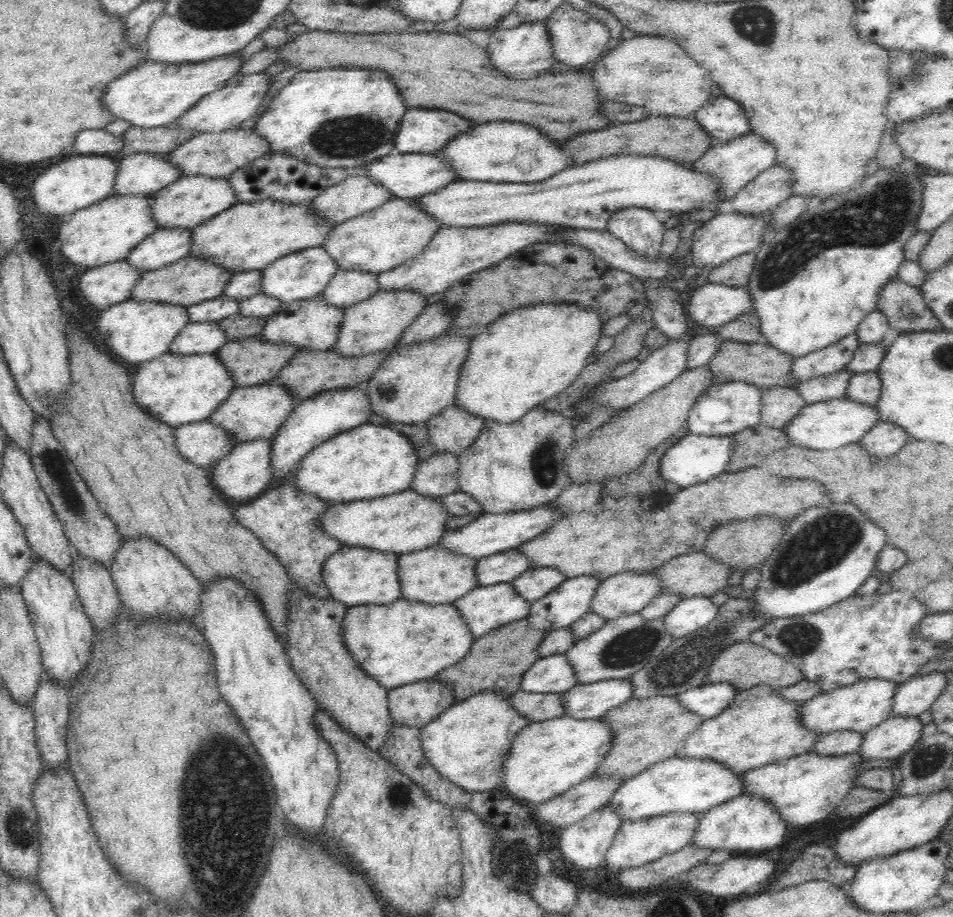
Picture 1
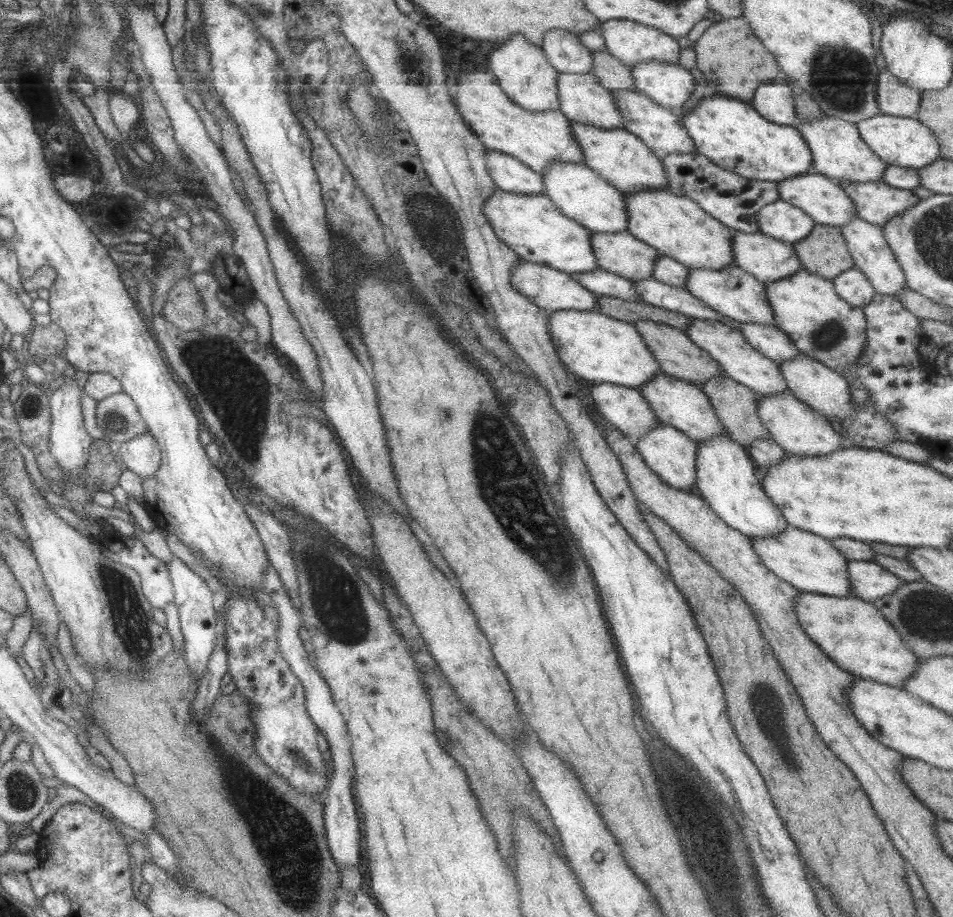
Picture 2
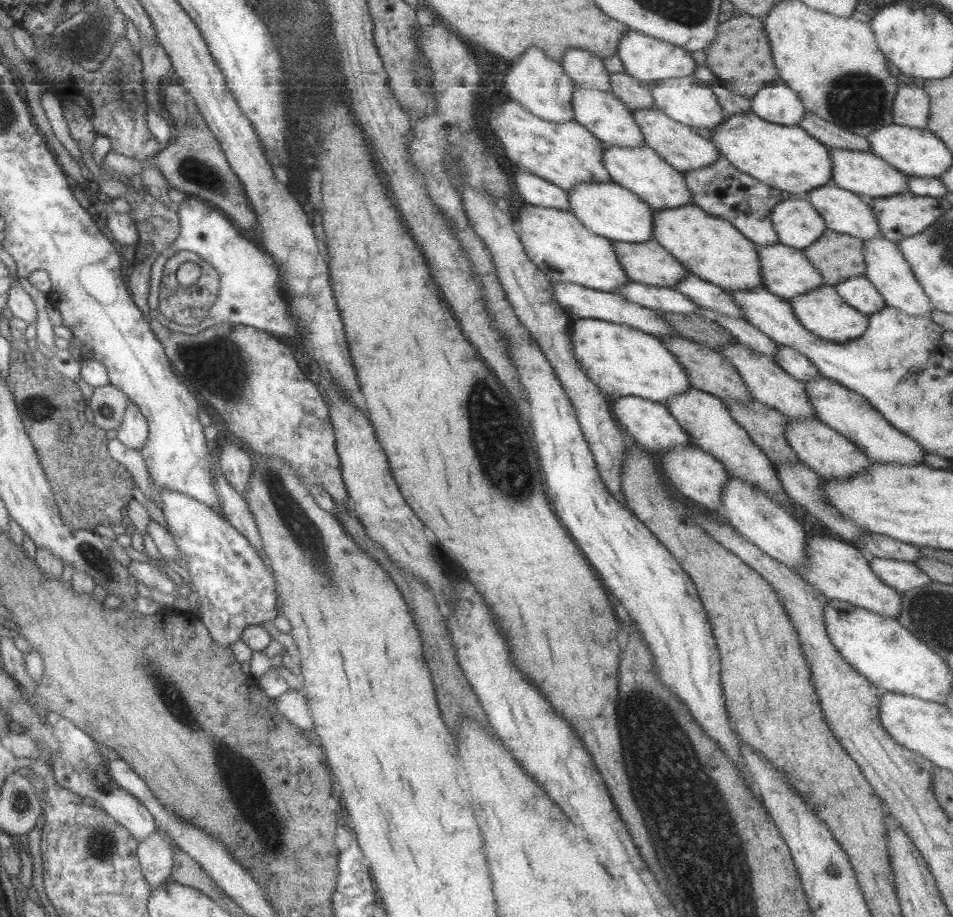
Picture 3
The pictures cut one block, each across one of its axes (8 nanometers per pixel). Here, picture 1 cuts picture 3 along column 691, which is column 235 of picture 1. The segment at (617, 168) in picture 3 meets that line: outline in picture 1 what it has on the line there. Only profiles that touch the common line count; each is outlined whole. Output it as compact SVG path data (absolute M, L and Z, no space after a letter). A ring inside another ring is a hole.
M202 176L180 177L153 194L150 212L158 230L194 228L236 203L235 194L226 178Z

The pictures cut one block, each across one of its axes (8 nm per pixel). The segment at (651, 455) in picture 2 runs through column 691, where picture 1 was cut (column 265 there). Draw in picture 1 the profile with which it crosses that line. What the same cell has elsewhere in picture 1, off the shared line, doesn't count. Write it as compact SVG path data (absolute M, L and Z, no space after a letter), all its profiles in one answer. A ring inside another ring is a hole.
M248 440L244 444L236 443L222 460L210 467L211 482L215 490L224 498L230 500L247 500L256 497L268 486L269 479L269 440Z

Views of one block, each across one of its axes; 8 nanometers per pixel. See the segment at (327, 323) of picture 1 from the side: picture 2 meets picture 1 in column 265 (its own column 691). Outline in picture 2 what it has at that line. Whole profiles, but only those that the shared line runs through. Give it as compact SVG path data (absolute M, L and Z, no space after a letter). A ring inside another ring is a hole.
M693 318L693 322L685 328L685 335L693 341L699 348L702 348L709 354L724 374L731 380L746 386L760 396L777 394L786 390L785 379L779 371L779 365L773 360L763 356L757 349L754 349L745 341L741 332L731 328L727 324L721 324L717 320L699 320Z

